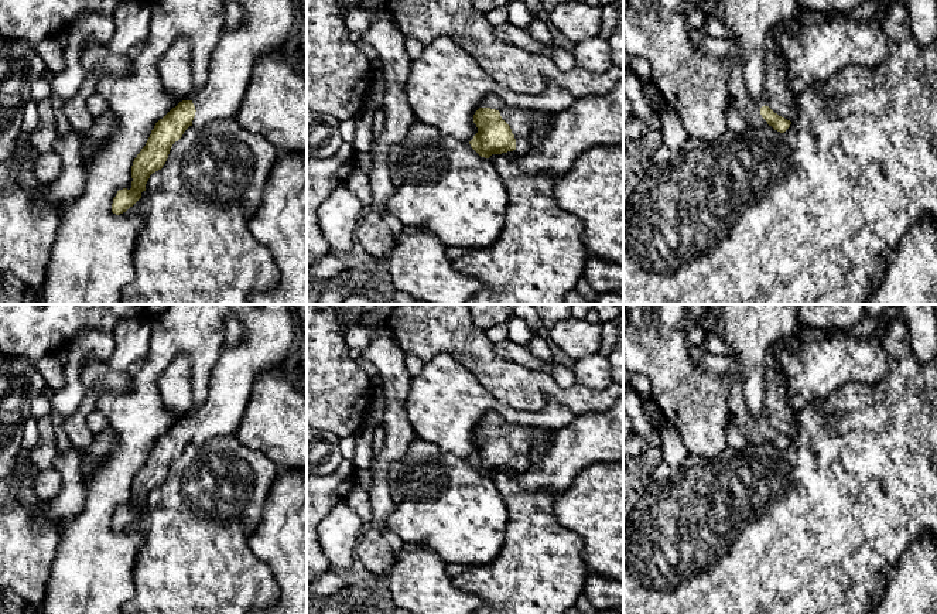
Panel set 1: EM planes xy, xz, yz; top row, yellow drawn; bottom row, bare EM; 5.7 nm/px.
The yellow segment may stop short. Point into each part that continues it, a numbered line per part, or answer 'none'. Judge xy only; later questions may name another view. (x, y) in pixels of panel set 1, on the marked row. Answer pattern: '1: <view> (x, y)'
1: xy (266, 24)

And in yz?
1: yz (749, 109)

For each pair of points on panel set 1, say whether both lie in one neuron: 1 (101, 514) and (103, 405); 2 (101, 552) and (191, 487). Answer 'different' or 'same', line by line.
1: same
2: different

